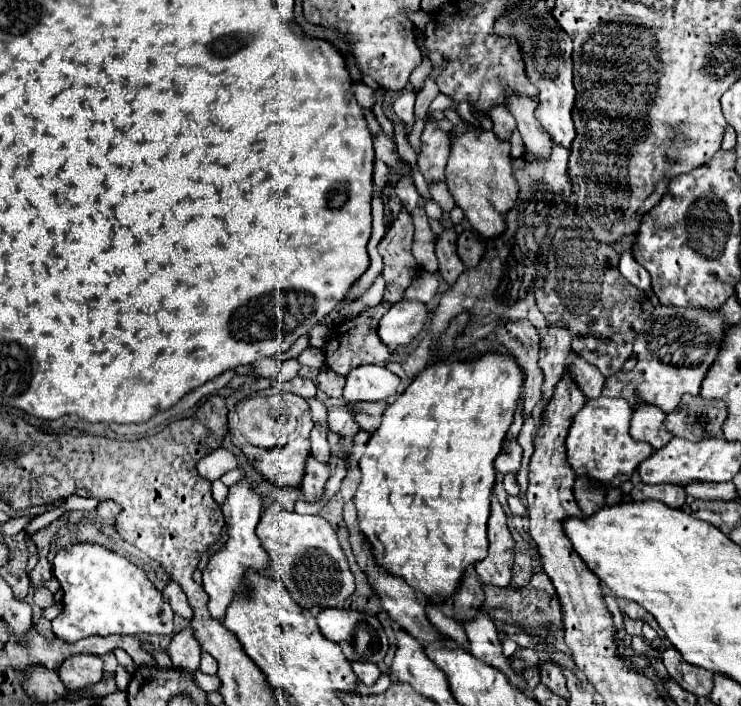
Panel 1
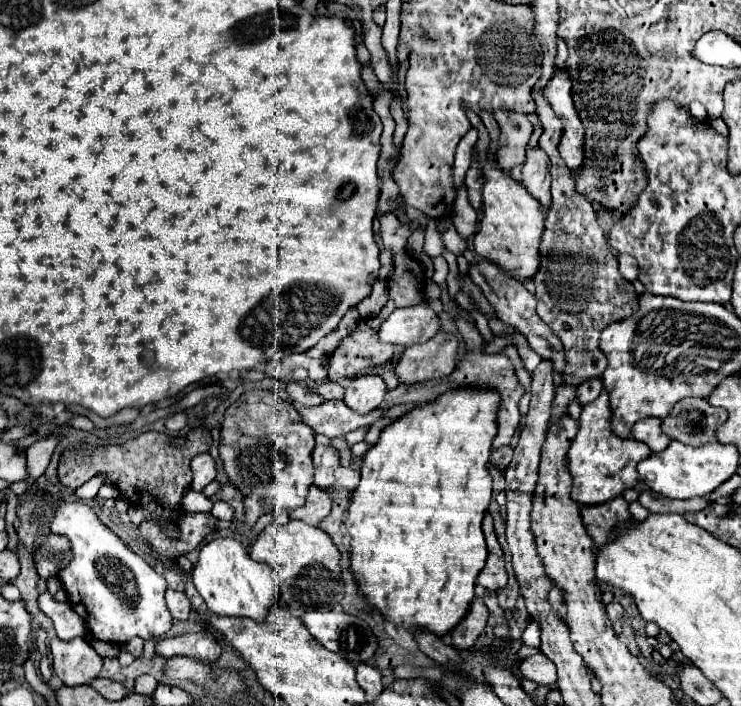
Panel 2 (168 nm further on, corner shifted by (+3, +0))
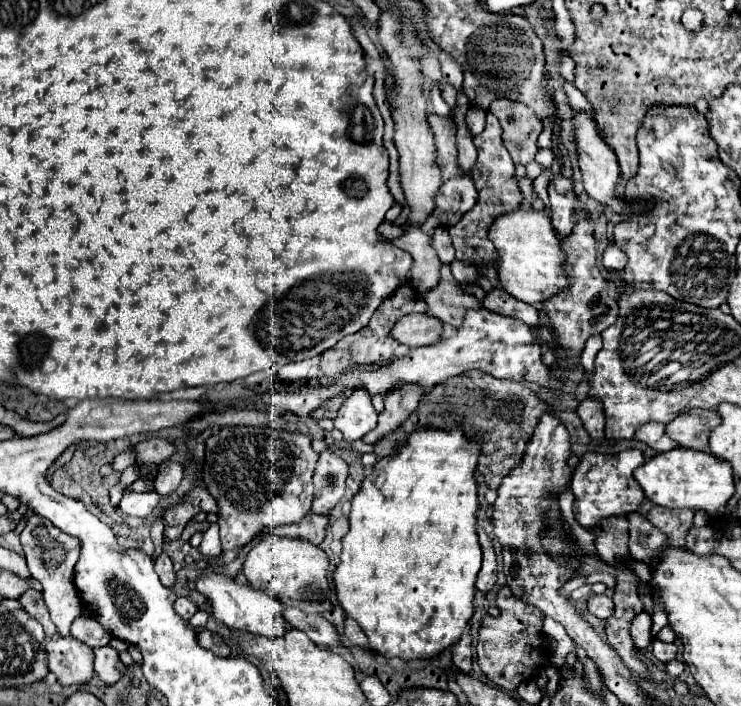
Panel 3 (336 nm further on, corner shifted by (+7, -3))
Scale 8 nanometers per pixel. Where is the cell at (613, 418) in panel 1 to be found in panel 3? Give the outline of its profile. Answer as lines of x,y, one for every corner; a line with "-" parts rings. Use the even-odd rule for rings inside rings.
623,450
619,454
585,454
573,472
575,478
571,480
571,492
575,496
575,520
587,530
597,530
601,528
601,520
605,518
629,516
631,512
637,512
641,508
645,494
633,478
633,470
643,462
645,456
641,450

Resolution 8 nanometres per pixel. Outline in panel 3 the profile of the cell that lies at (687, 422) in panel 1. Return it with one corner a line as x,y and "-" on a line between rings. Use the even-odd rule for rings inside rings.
689,410
667,424
667,436
679,442
681,448
707,450
709,434
721,424
717,410

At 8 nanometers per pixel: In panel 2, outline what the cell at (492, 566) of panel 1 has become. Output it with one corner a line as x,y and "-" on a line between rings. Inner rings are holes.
489,511
485,513
485,519
483,519
483,533
487,539
489,557
487,557
485,567
479,573
477,581
489,591
499,591
507,585
507,571
505,571
505,561
503,561
503,551
501,551
501,545
497,541
495,529
493,529
493,517

